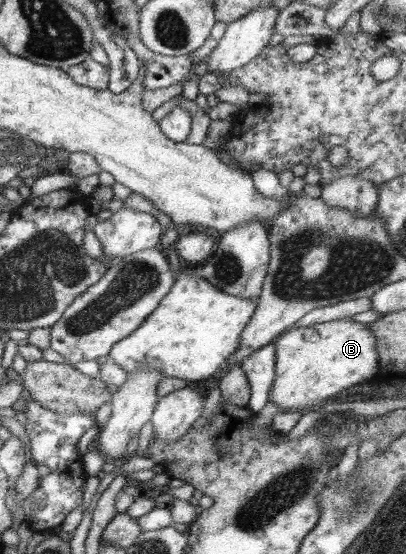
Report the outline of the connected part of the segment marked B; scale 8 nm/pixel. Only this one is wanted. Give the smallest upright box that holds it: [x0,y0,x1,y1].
[269,319,378,412]

